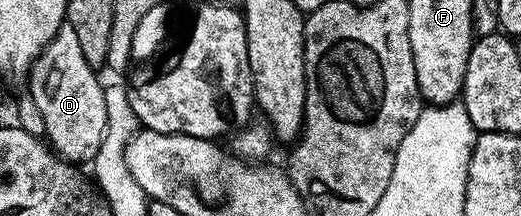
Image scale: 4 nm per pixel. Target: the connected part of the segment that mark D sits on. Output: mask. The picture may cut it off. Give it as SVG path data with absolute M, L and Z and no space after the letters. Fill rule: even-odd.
M63 24L52 36L52 40L40 52L40 56L30 65L28 81L30 90L28 97L36 104L36 112L44 119L46 129L44 138L55 154L66 159L71 164L93 163L96 152L100 152L100 144L104 140L104 128L108 124L108 111L104 109L104 92L106 86L98 79L99 71L84 60L80 53L80 40L71 26Z

